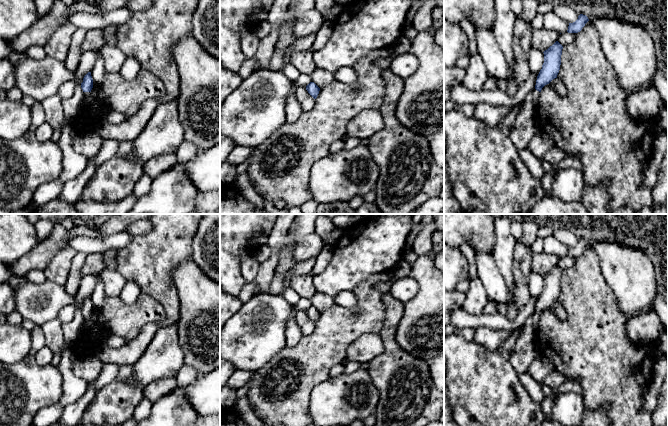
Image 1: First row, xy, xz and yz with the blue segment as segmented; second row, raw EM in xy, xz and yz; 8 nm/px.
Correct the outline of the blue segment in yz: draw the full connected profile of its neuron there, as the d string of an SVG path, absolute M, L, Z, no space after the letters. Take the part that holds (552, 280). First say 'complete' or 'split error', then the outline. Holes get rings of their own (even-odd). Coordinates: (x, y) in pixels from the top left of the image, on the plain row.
split error | M556 265L544 277L544 287L540 294L535 313L529 317L518 337L513 350L506 354L514 370L520 376L541 352L537 339L539 320L542 312L557 302L561 289L563 270Z

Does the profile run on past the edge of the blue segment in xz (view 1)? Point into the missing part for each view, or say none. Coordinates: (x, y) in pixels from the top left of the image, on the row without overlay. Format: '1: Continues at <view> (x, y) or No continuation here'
1: No continuation here

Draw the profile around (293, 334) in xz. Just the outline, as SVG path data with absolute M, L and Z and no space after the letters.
M293 305L293 310L290 314L290 317L287 321L286 328L285 328L286 344L288 347L291 348L295 347L303 337L303 334L295 321L295 315L297 311L298 309L296 305Z

